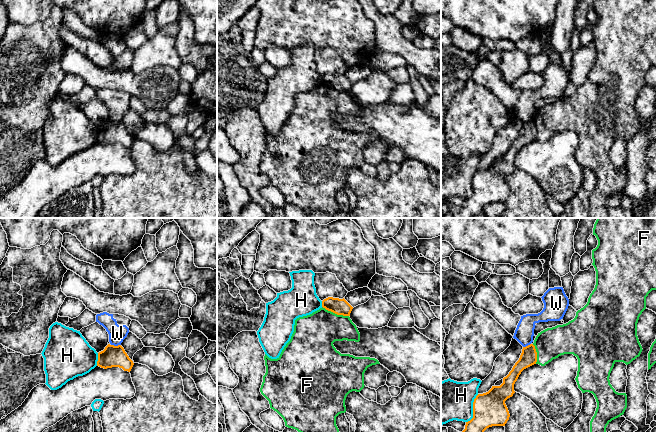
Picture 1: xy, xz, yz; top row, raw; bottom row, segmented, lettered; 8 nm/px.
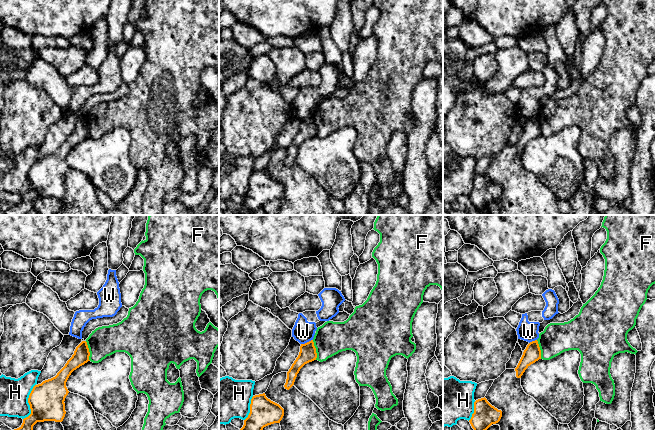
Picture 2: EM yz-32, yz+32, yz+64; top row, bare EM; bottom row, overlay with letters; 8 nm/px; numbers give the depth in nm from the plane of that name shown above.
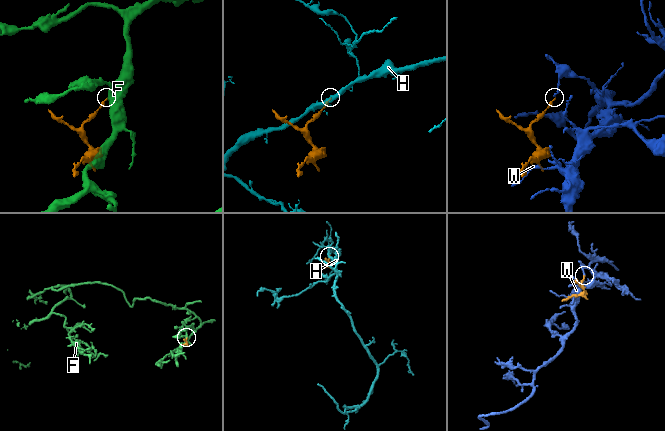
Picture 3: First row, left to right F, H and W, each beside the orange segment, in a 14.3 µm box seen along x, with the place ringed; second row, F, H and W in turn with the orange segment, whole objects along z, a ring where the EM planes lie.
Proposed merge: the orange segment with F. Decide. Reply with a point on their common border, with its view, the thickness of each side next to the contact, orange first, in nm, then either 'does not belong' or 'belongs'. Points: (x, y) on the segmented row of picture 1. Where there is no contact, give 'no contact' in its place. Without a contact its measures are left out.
meets orange in xz at (335, 313); 130 nm thick on the orange side, 320 nm on the other; does not belong

